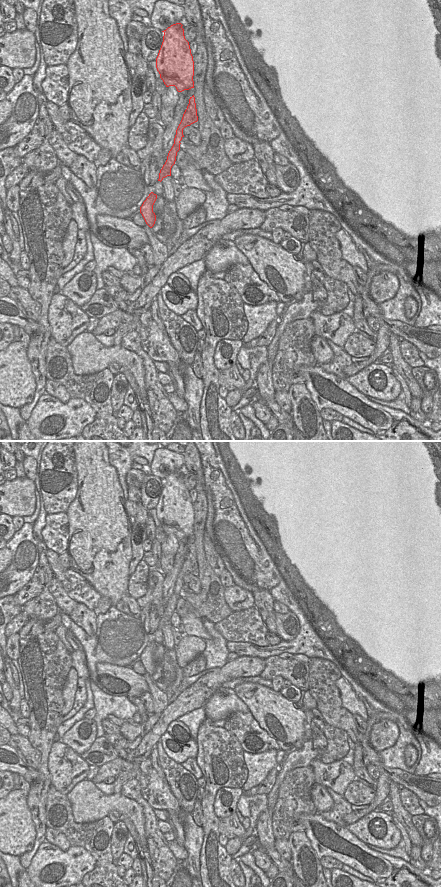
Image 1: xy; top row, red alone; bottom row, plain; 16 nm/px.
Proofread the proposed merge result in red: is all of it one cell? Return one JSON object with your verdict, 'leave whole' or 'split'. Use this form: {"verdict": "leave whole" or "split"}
{"verdict": "leave whole"}

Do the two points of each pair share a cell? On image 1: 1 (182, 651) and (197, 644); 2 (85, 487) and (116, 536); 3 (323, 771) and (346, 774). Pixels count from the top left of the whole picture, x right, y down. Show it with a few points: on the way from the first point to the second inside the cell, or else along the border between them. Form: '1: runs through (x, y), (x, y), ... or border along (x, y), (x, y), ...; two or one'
1: runs through (186, 651), (193, 646); one
2: runs through (97, 499), (98, 518), (104, 524); one
3: runs through (329, 774), (340, 774); one

